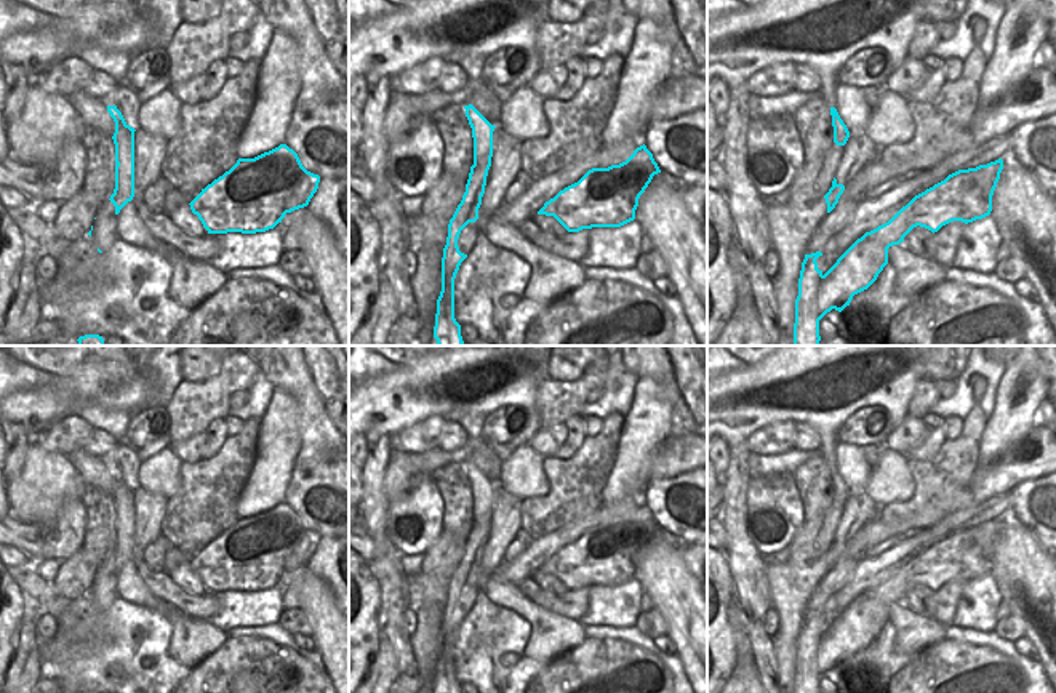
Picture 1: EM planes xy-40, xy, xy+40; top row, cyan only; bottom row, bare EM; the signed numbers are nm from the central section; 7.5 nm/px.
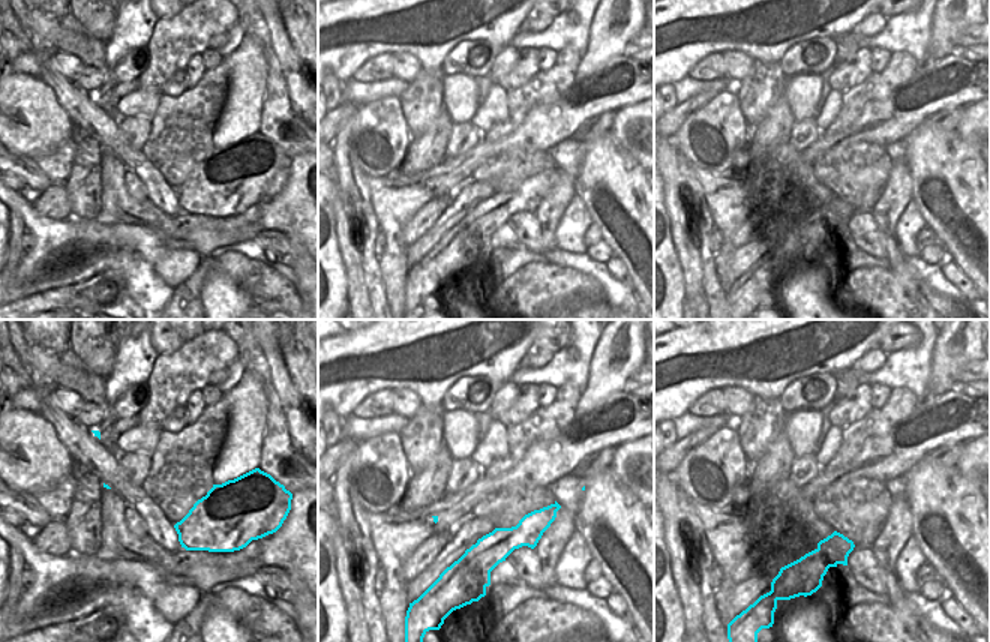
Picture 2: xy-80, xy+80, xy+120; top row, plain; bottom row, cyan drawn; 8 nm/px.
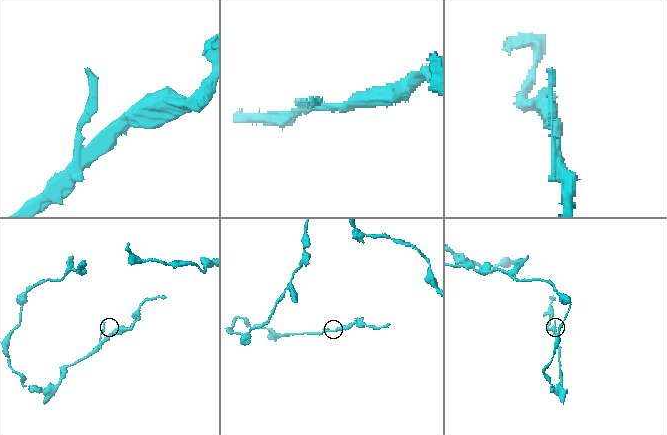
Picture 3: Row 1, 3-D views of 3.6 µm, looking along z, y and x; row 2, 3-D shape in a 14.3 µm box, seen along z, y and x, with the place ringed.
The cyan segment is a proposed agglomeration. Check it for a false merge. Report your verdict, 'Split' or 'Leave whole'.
Leave whole.

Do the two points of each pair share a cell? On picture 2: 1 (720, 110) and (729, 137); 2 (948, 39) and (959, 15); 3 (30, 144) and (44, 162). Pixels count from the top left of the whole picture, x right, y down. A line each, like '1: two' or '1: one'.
1: one
2: one
3: two

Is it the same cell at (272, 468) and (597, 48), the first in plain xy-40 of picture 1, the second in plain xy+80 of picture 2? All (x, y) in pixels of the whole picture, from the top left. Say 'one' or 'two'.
one

